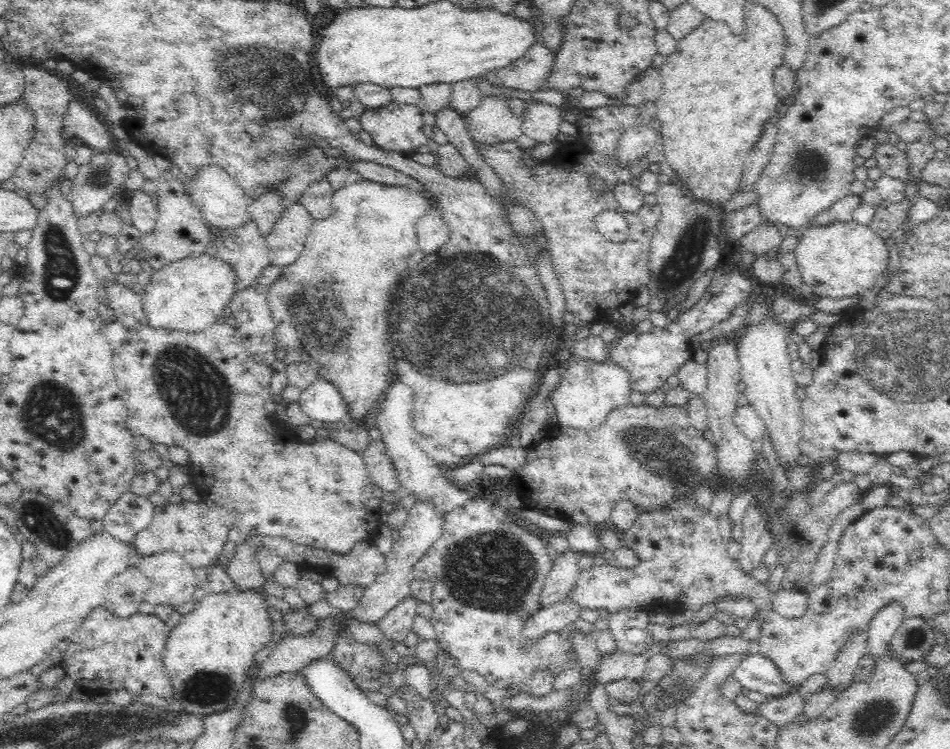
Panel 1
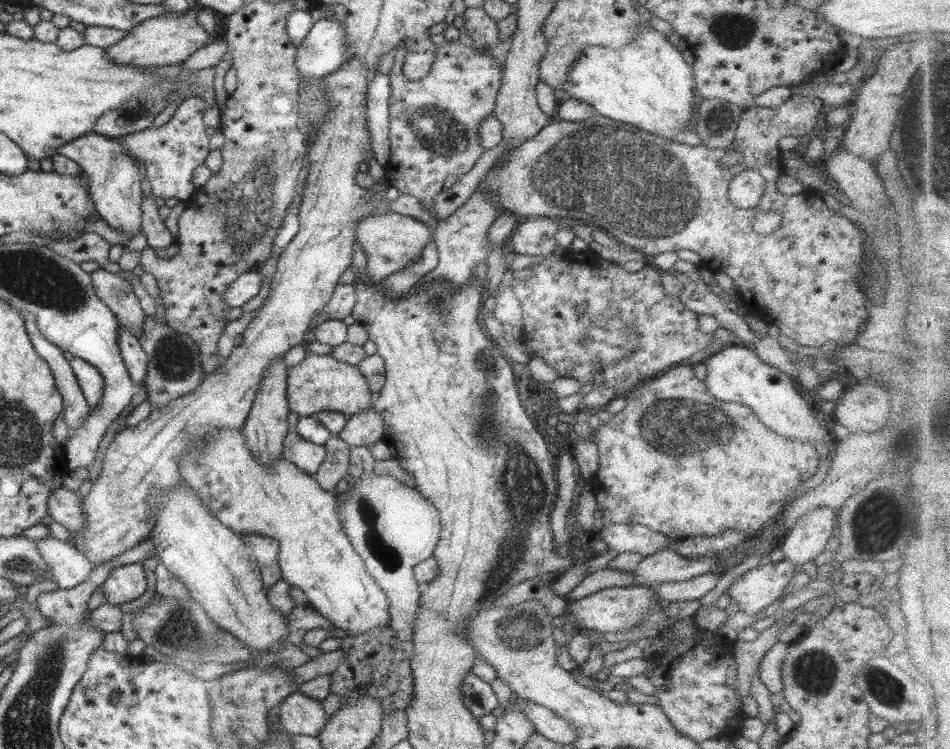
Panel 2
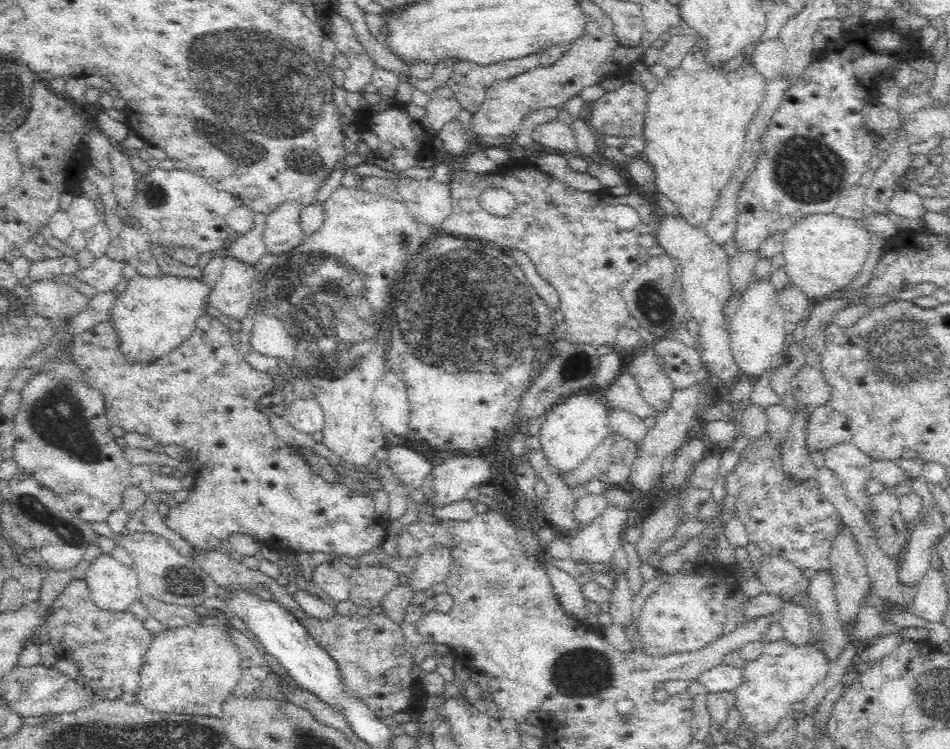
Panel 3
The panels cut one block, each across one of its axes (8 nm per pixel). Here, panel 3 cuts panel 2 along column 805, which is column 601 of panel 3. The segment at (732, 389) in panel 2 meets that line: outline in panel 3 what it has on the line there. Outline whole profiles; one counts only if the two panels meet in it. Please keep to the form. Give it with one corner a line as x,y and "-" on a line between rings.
587,389
580,390
554,405
544,416
539,436
541,452
549,467
558,474
576,470
600,446
604,438
609,436
609,412
610,408
601,393
589,392

